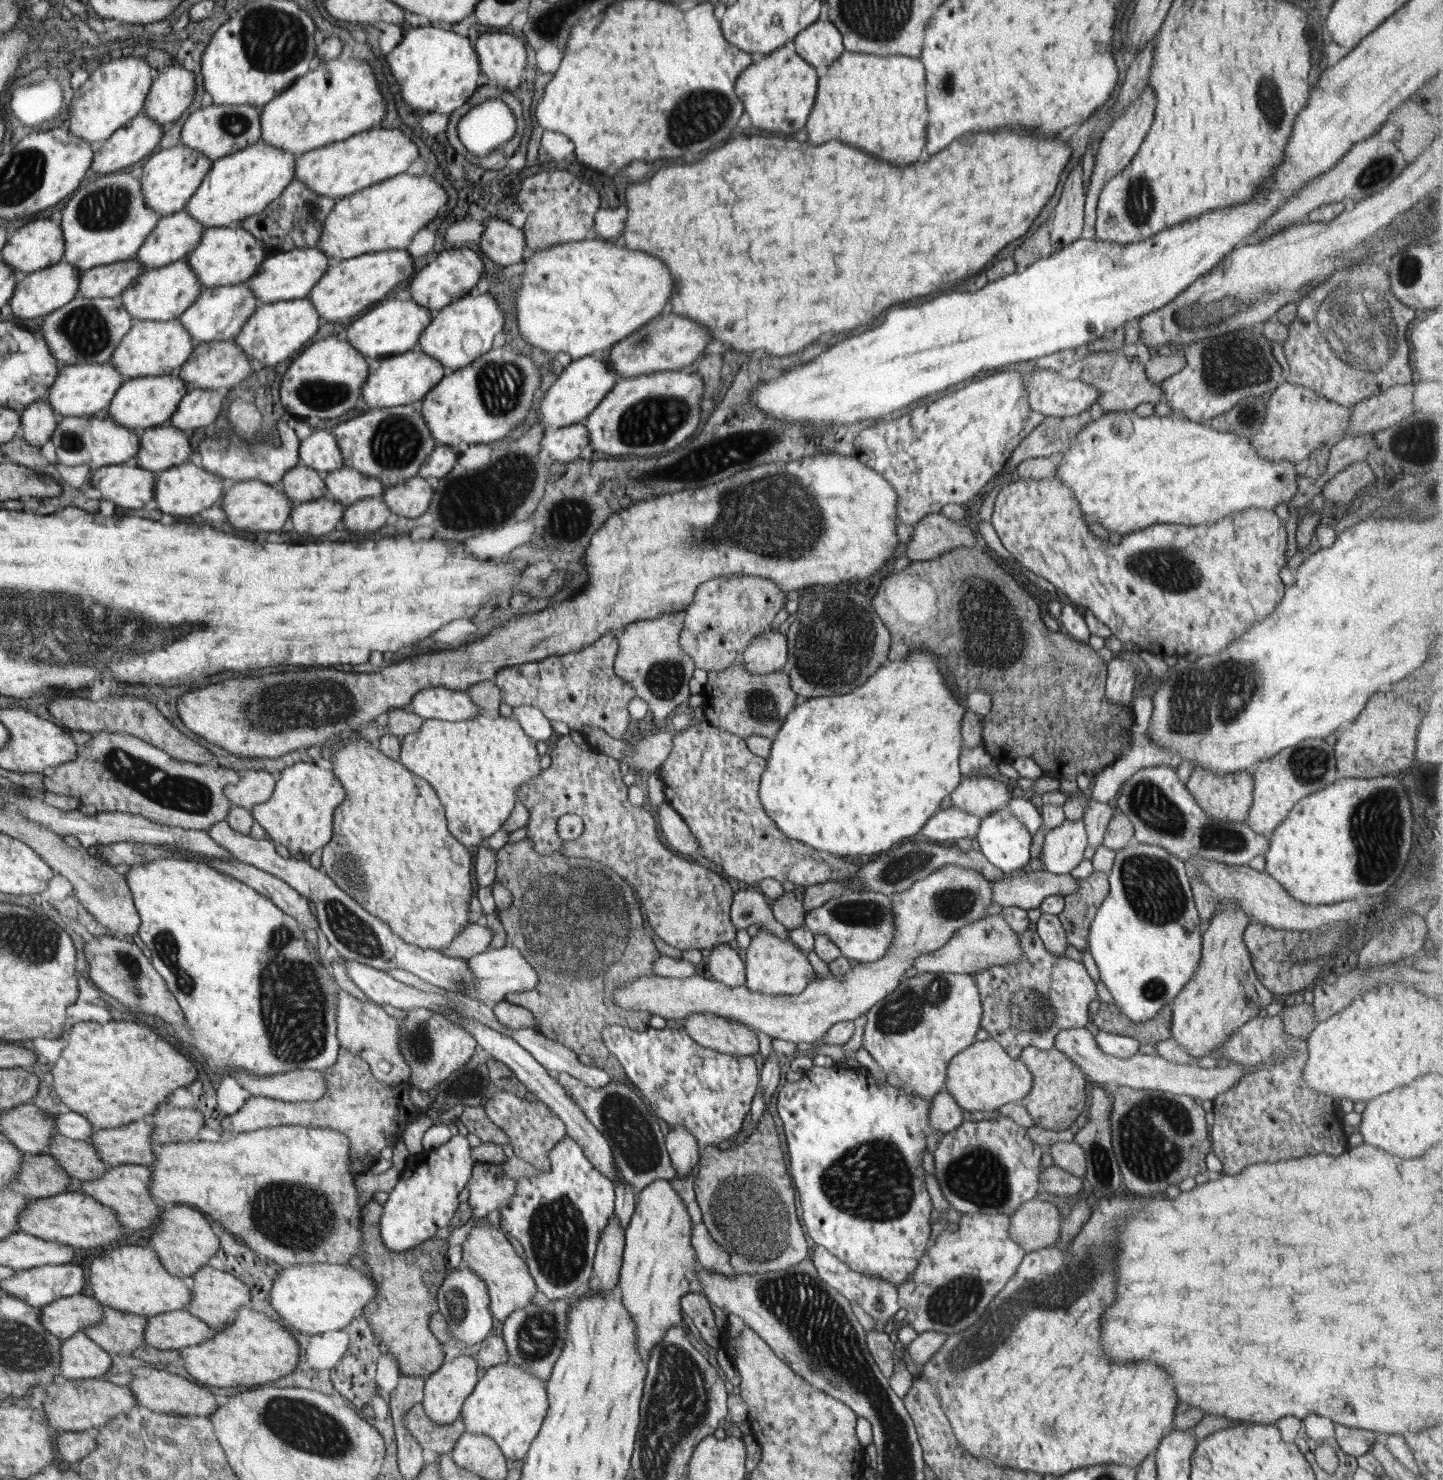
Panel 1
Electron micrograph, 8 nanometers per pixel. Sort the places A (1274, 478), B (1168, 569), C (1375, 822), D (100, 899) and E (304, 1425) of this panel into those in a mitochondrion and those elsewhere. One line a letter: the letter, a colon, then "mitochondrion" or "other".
A: other
B: mitochondrion
C: mitochondrion
D: other
E: mitochondrion

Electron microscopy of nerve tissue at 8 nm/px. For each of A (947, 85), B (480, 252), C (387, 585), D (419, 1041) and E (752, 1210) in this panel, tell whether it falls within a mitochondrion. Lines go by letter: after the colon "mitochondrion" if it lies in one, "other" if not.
A: mitochondrion
B: other
C: other
D: mitochondrion
E: mitochondrion

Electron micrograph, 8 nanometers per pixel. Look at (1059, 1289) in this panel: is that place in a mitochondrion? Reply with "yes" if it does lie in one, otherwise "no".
yes

